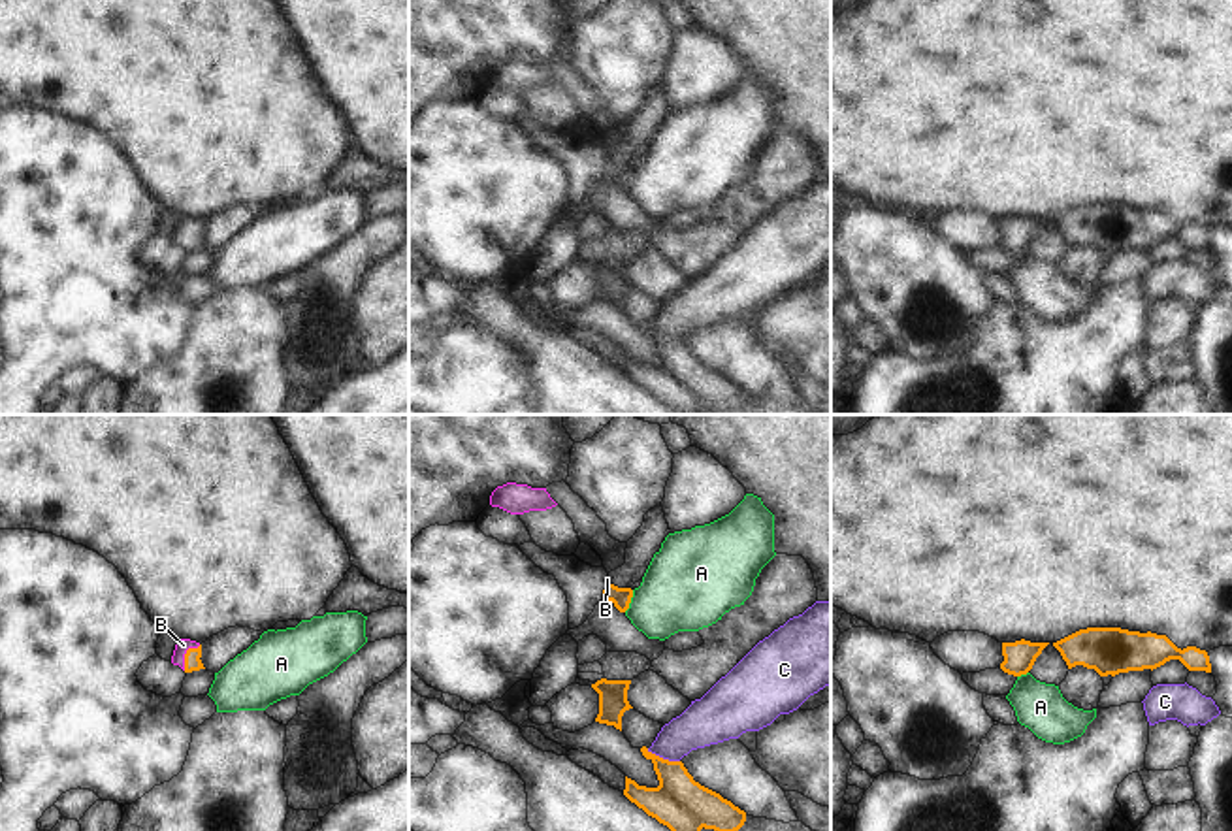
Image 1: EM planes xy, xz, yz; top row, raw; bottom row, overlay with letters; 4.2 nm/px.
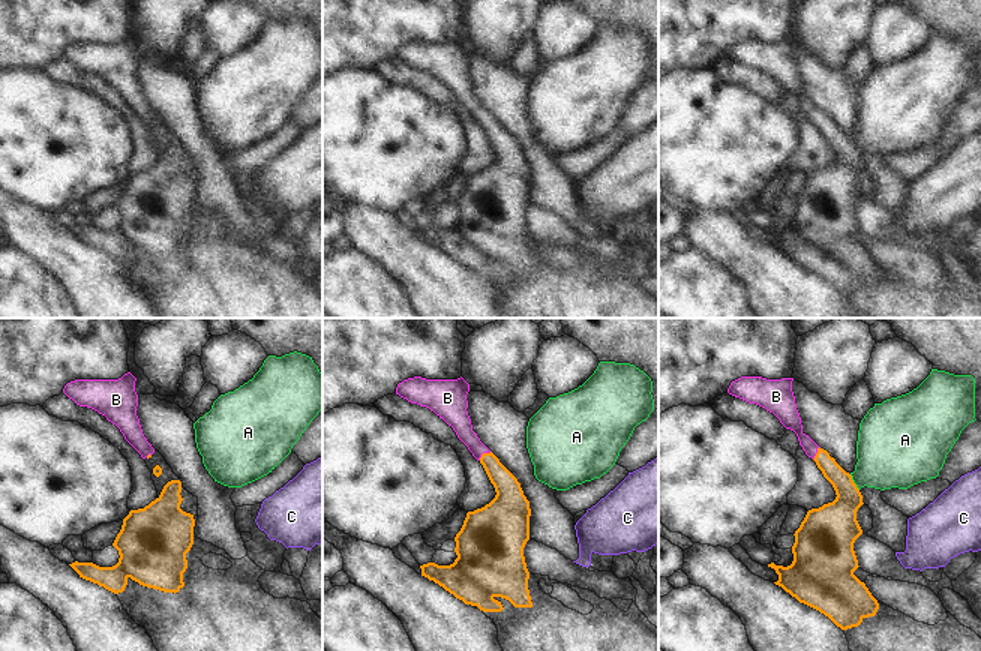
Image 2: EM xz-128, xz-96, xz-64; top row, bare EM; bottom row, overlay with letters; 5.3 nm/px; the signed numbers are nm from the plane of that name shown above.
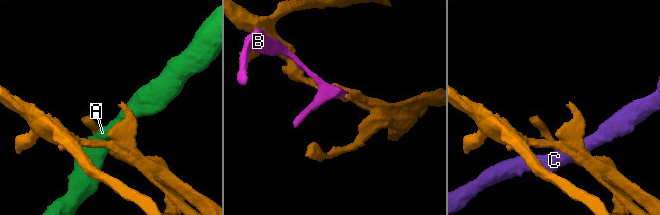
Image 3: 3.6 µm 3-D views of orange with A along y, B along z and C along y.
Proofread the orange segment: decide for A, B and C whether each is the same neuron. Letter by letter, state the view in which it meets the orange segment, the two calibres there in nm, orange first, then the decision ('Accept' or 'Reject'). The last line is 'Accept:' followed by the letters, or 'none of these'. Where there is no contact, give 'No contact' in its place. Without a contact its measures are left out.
A: Touches orange in xz. Thickness 80 nm (orange) against 380 nm. Reject
B: Touches orange in xy. Thickness 70 nm (orange) against 60 nm. Accept
C: Touches orange in xz. Thickness 240 nm (orange) against 200 nm. Reject
Accept: B.

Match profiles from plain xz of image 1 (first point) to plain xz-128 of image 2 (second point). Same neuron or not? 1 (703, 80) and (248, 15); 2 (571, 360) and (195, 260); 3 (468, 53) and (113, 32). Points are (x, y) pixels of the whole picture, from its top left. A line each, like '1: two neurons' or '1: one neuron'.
1: one neuron
2: two neurons
3: one neuron

